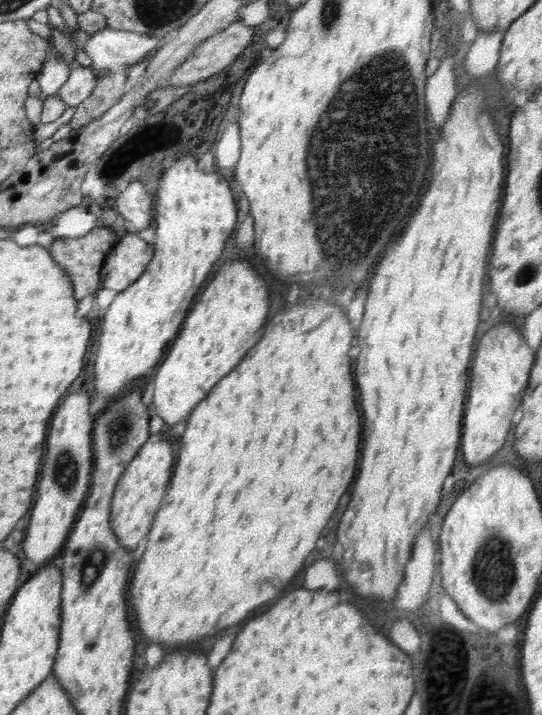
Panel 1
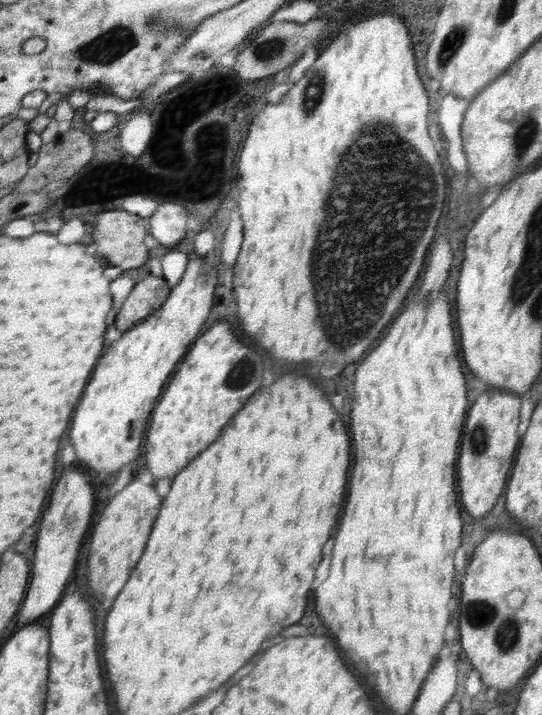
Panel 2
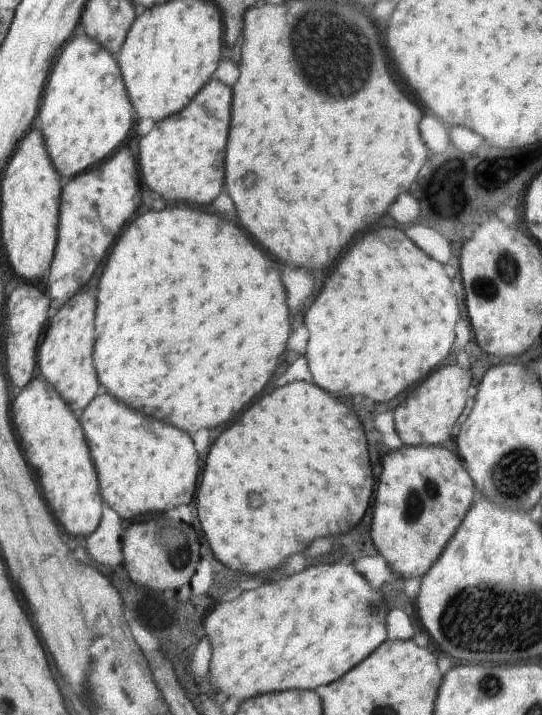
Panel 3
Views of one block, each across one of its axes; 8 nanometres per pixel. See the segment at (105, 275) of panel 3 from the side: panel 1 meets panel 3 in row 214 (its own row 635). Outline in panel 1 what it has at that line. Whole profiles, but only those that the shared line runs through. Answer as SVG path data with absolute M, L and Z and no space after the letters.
M308 296L306 304L298 304L278 312L276 318L268 322L262 340L254 348L250 348L248 354L242 358L242 362L228 376L224 376L218 382L218 386L214 386L212 392L193 408L181 438L182 445L178 452L176 470L170 479L161 507L152 521L146 552L142 554L125 594L127 604L134 612L134 618L140 620L136 628L140 630L140 636L144 638L146 644L158 642L172 650L196 646L202 640L216 636L216 622L214 622L216 616L218 616L218 632L236 626L242 620L248 620L258 608L262 608L262 604L280 596L292 584L294 576L302 570L308 554L314 550L316 540L320 538L320 532L328 524L342 494L346 492L348 484L356 474L356 460L360 448L360 414L354 398L354 380L350 364L352 358L348 356L348 350L352 347L350 342L355 340L352 330L348 317L342 314L340 306L332 306L328 302Z

